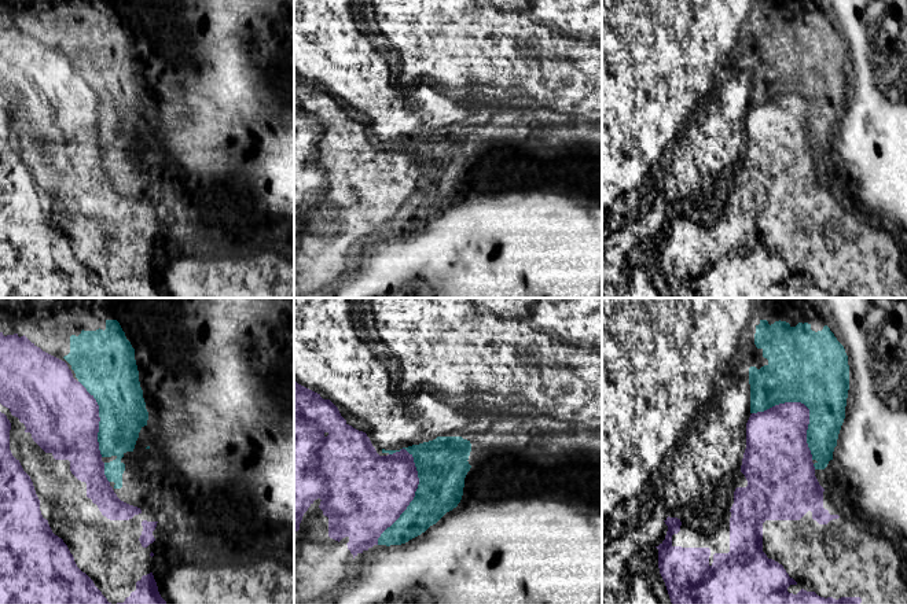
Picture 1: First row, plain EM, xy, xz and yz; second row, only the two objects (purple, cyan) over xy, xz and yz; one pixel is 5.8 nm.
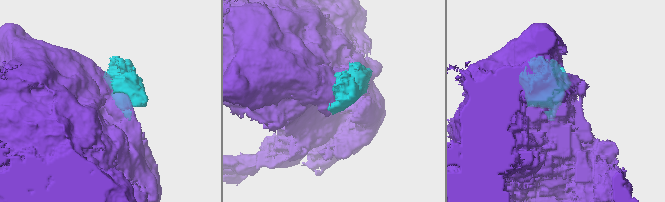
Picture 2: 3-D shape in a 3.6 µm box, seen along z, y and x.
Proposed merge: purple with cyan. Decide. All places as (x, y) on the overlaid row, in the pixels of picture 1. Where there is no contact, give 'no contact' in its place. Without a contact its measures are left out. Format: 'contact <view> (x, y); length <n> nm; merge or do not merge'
contact xz (414, 496); length 600 nm; merge

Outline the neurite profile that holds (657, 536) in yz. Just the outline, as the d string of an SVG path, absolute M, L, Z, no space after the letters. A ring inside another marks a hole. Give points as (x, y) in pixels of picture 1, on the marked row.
M661 522L657 527L654 527L647 535L647 544L650 546L658 546L665 539L668 531L668 526L665 522Z

